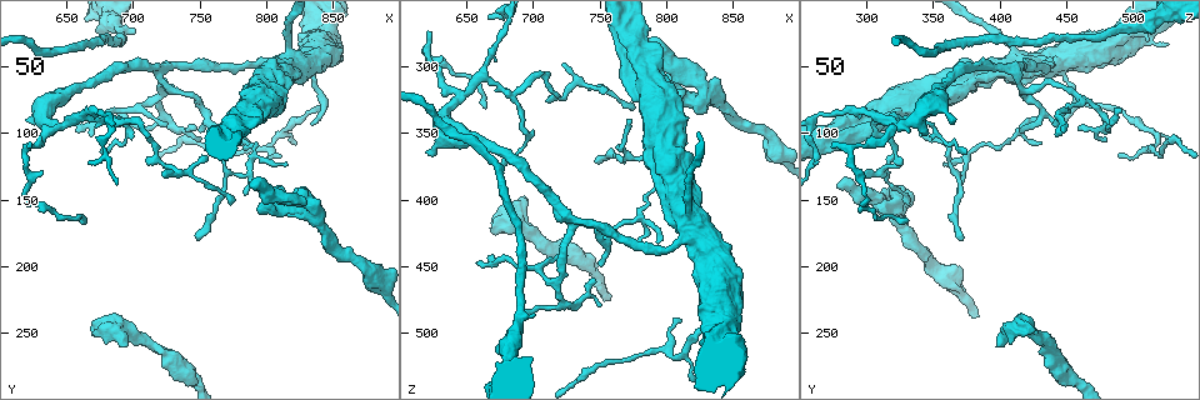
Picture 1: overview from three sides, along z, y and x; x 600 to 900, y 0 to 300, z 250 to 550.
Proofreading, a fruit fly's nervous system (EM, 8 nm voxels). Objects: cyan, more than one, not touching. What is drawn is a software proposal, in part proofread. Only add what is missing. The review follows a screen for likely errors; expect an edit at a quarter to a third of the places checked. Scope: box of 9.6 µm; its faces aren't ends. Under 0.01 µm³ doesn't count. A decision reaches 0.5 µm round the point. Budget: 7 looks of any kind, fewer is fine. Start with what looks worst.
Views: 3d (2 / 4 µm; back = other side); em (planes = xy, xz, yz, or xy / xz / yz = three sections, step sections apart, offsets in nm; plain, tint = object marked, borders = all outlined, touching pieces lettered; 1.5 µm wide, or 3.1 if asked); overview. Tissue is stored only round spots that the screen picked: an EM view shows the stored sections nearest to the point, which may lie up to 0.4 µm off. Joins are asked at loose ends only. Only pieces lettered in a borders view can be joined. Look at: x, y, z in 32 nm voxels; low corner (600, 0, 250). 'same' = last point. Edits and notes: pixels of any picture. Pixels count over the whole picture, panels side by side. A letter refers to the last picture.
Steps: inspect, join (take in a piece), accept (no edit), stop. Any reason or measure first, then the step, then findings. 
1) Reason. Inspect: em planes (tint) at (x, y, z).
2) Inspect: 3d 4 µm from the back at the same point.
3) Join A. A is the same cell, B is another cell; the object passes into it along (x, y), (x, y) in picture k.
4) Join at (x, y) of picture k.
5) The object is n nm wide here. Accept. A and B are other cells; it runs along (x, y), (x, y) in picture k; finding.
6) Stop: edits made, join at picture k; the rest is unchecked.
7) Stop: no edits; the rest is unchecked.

Branch stops here. Inspect: 3d 4 µm at (790, 140, 278).

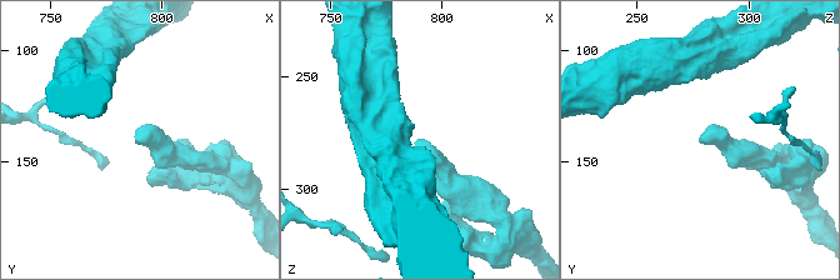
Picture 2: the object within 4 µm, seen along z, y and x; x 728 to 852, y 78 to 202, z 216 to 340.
Inspect: em planes (borders) at (789, 139, 277).

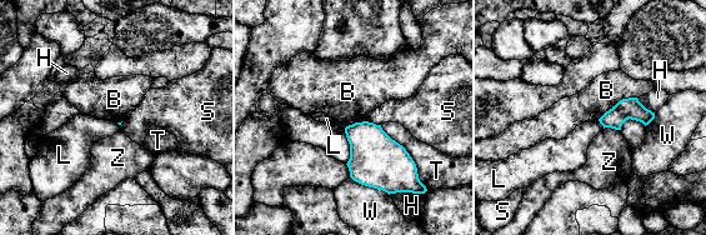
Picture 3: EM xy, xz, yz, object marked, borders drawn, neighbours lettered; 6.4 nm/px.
Accept. B, H, L, S, T, W and Z are other cells; a border runs along (636, 96), (620, 99), (597, 119) in picture 3; none of them fits.

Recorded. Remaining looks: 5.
Branch stops here. Inspect: em xy step 8 (borders) at (672, 250, 424).

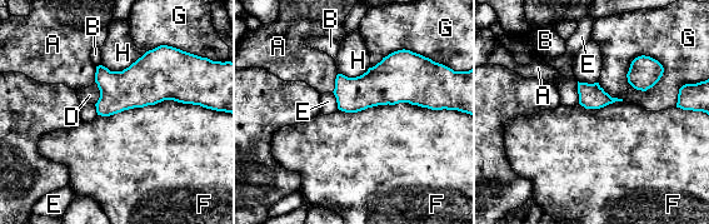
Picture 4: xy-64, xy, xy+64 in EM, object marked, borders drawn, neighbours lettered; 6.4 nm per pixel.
Inspect: em planes (borders) at the same point.

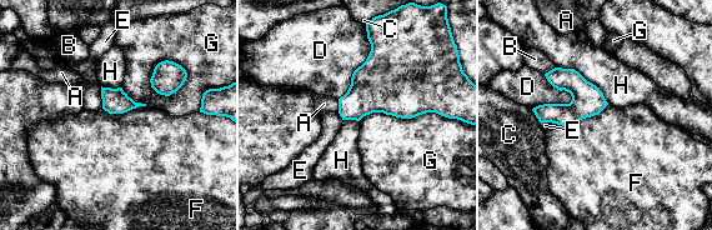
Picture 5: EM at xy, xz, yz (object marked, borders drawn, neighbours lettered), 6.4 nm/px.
The object is 160 nm wide here. Accept. A, B, C, D, E, F, G and H are other cells; a border runs along (608, 104), (571, 125), (552, 124) in picture 5; none of them fits.

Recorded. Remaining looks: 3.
Thin end. Inspect: 3d 2 µm at (622, 108, 274).

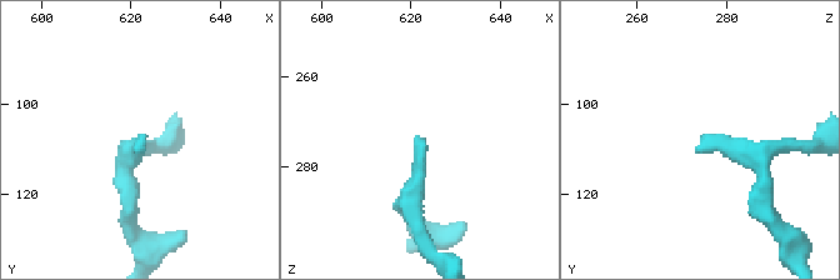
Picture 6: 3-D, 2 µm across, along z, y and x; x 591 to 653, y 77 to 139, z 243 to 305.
Inspect: em xy step 8 (borders) at (623, 111, 274).

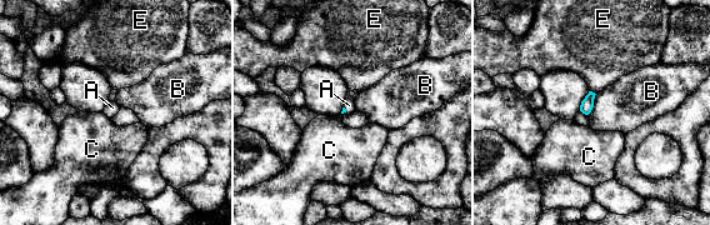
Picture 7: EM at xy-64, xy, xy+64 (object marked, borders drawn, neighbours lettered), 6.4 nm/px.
Inspect: em planes (borders) at the same point.

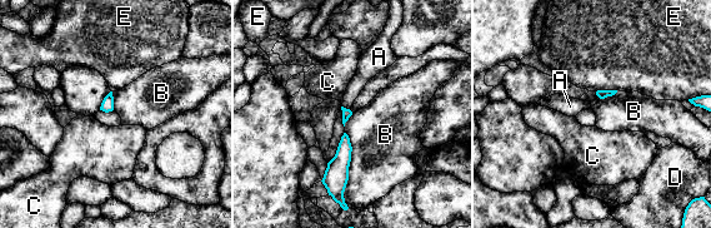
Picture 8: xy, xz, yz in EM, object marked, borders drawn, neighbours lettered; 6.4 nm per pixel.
The longest contact is with B, 440 nm. Join A. A is the same cell, B, C, D and E are other cells; the neuron continues.

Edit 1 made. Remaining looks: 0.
Stop: edits made, join at picture 8; the rest is unchecked.

